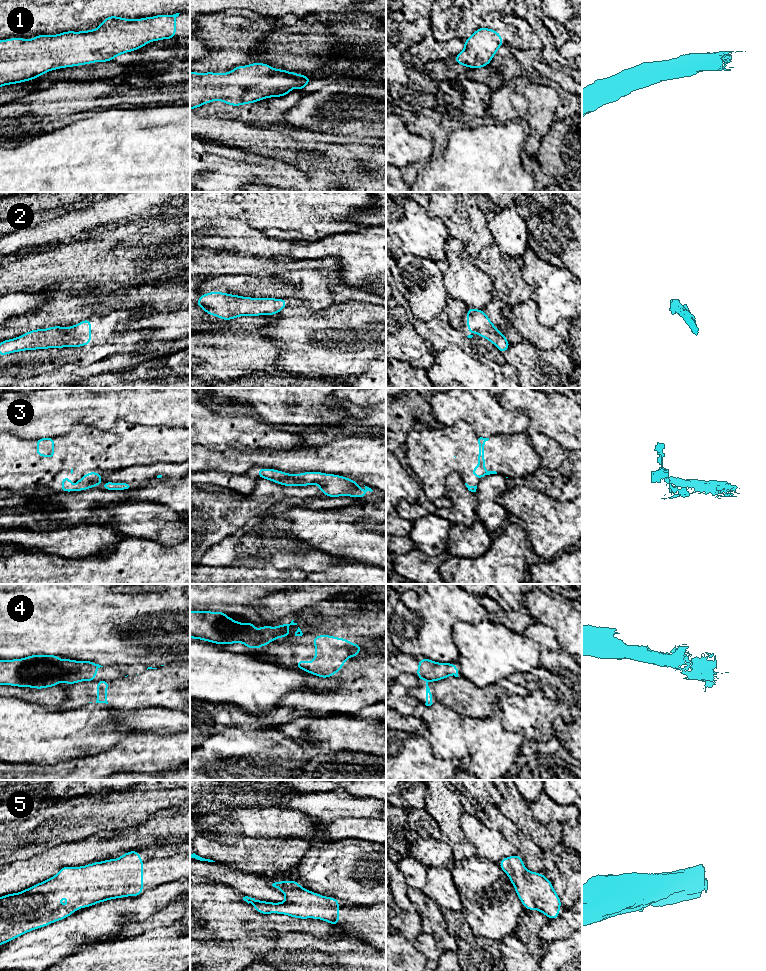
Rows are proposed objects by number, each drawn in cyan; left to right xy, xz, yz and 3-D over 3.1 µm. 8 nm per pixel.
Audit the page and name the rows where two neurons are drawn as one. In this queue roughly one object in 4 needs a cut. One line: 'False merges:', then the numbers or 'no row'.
False merges: 4

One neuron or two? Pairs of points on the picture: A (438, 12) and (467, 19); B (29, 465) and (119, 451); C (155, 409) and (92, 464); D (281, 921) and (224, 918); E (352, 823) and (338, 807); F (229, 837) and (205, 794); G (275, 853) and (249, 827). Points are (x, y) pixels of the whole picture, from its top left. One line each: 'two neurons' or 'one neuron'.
A: one neuron
B: one neuron
C: two neurons
D: one neuron
E: two neurons
F: two neurons
G: two neurons

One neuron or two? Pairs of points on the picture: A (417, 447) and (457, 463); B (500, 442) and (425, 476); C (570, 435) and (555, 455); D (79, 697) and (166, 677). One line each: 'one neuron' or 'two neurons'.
A: one neuron
B: one neuron
C: two neurons
D: one neuron

